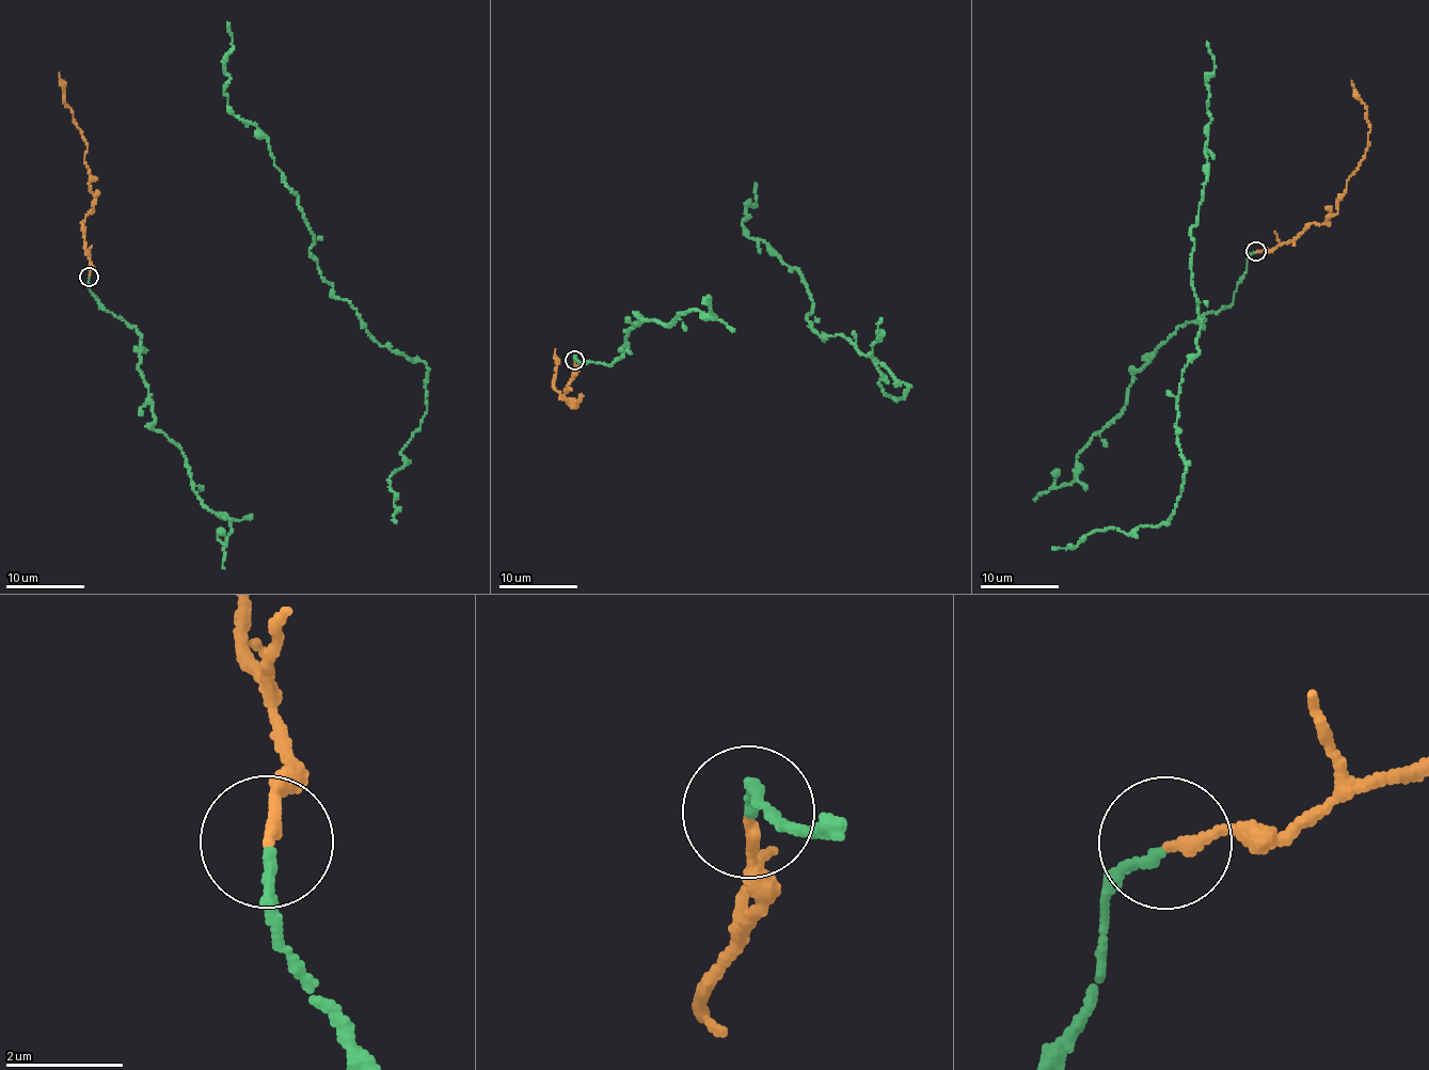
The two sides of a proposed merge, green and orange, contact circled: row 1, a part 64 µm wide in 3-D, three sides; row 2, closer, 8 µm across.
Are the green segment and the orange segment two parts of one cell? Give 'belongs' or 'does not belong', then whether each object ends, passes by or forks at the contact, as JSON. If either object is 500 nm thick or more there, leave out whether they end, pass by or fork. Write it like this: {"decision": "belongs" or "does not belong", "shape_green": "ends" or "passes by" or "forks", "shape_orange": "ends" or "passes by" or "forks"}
{"decision": "does not belong", "shape_green": "ends", "shape_orange": "ends"}

